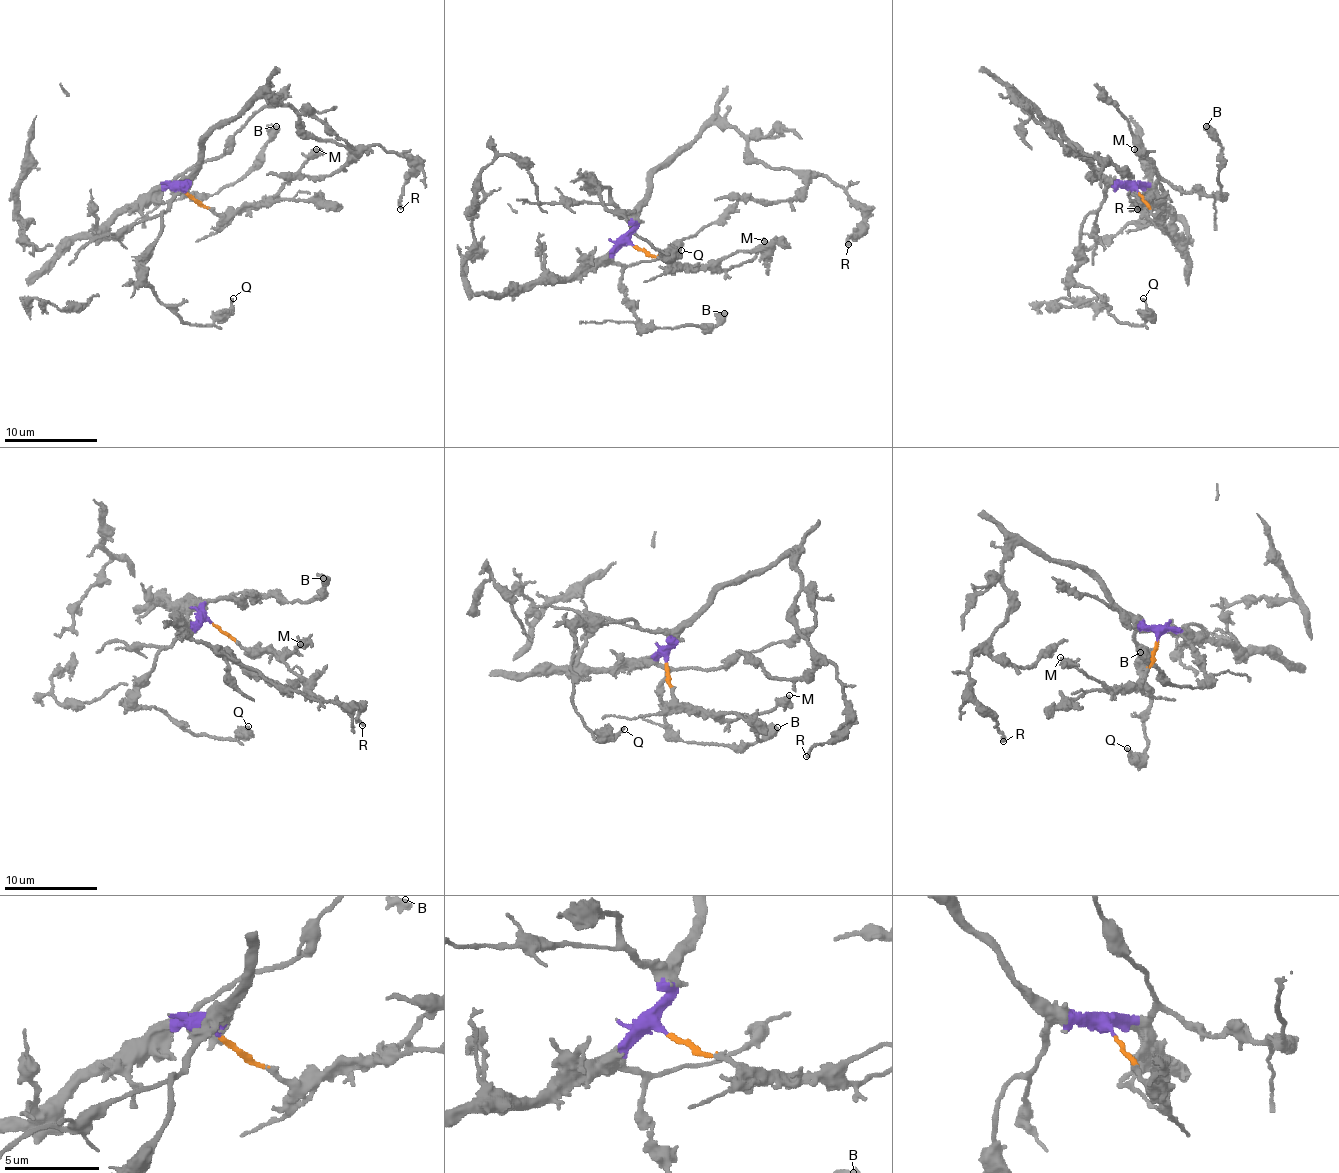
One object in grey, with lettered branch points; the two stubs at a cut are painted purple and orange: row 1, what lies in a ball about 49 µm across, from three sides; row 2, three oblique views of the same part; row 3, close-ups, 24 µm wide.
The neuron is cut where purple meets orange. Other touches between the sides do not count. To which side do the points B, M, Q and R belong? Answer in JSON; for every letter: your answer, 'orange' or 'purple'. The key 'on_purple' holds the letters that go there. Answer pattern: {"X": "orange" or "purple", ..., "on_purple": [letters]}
{"B": "purple", "M": "orange", "Q": "purple", "R": "purple", "on_purple": ["B", "Q", "R"]}

